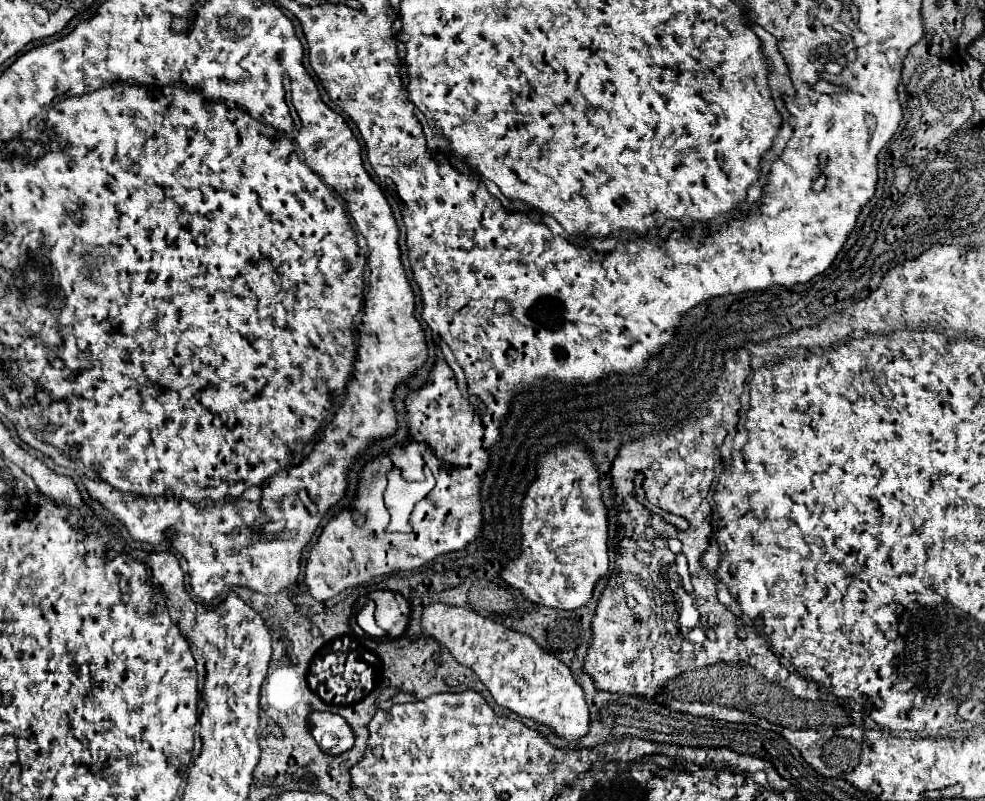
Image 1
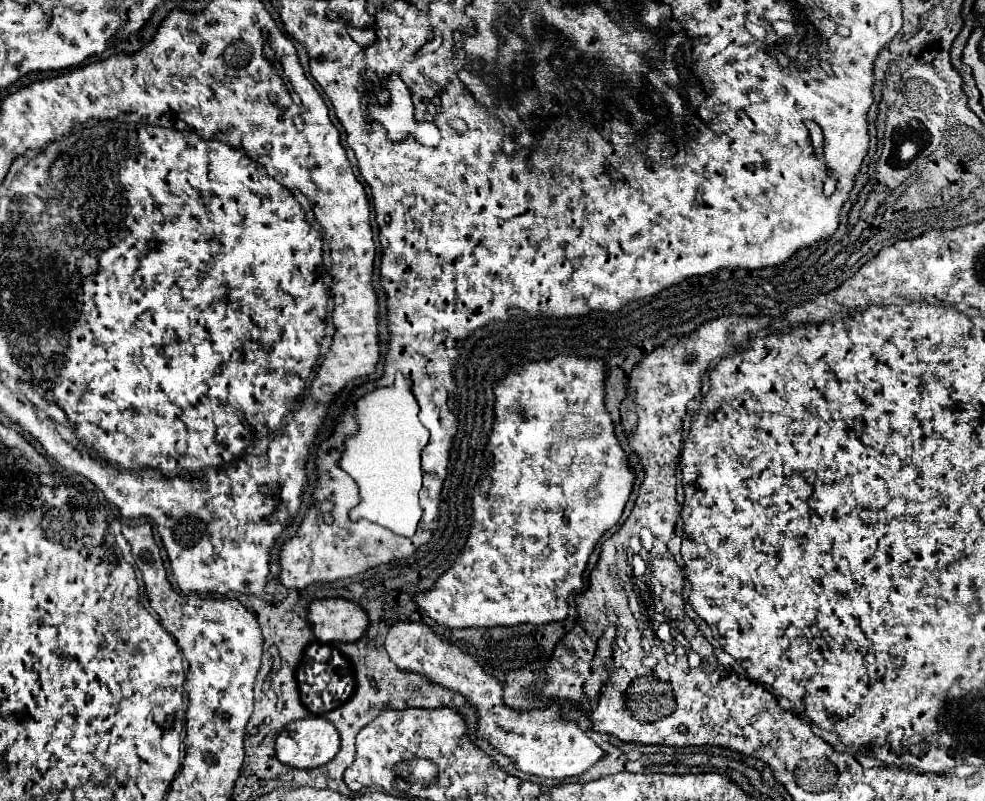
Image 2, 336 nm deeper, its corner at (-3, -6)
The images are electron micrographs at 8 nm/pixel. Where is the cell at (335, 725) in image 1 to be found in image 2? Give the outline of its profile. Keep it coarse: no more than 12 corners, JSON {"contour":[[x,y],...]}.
{"contour":[[322,716],[286,724],[276,758],[316,768],[340,750],[334,724]]}

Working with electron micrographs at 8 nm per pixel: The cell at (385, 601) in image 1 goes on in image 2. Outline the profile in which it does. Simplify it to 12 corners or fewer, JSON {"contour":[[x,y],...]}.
{"contour":[[344,598],[308,606],[318,642],[352,642],[368,616]]}

